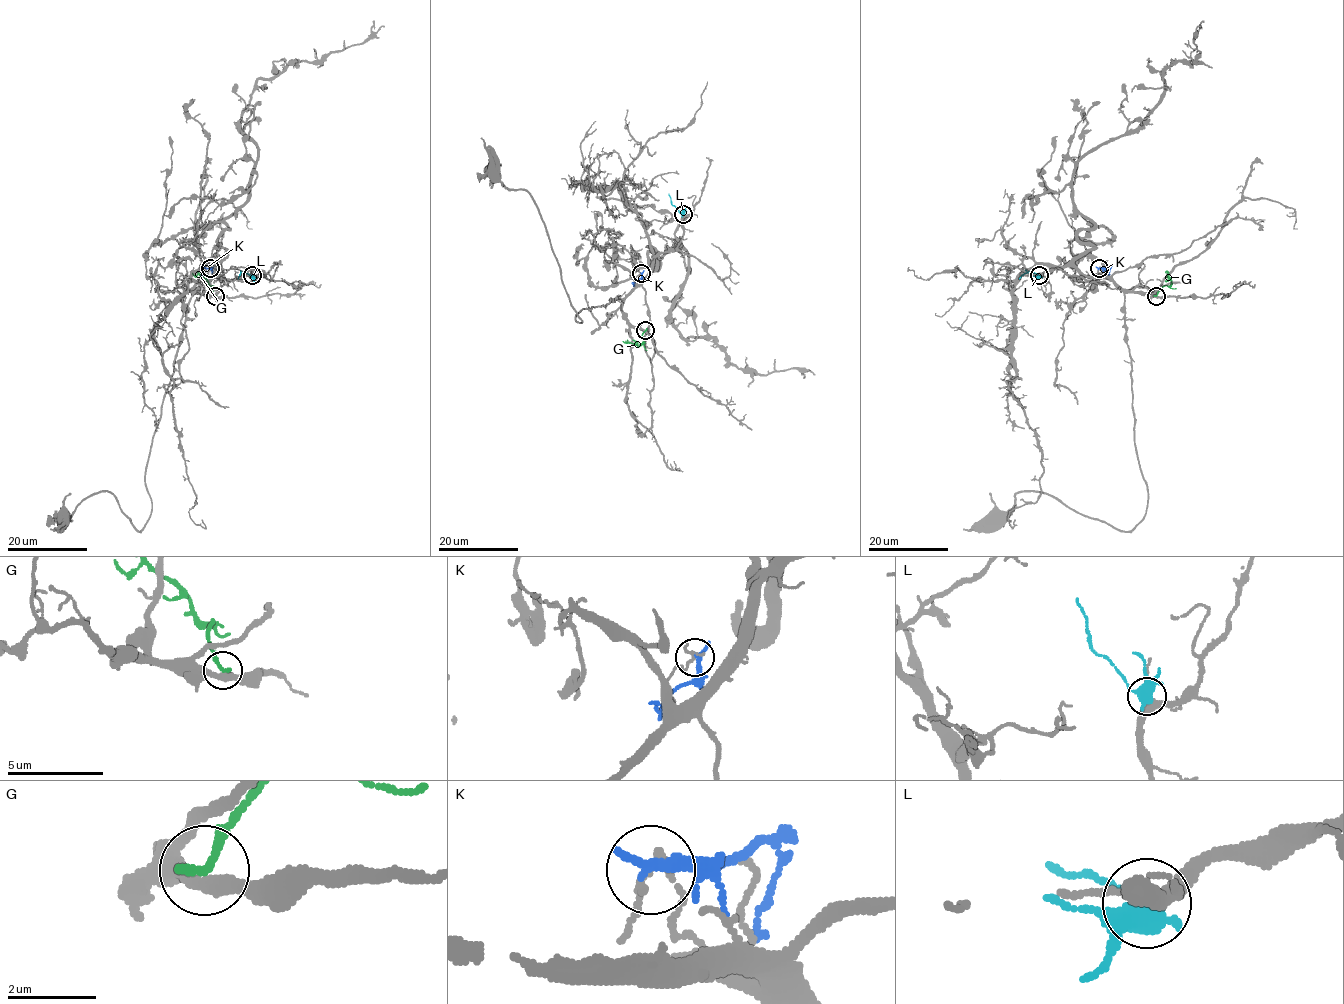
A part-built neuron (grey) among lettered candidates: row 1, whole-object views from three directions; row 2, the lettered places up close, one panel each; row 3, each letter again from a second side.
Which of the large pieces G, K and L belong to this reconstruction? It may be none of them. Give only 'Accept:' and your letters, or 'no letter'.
Accept: no letter

